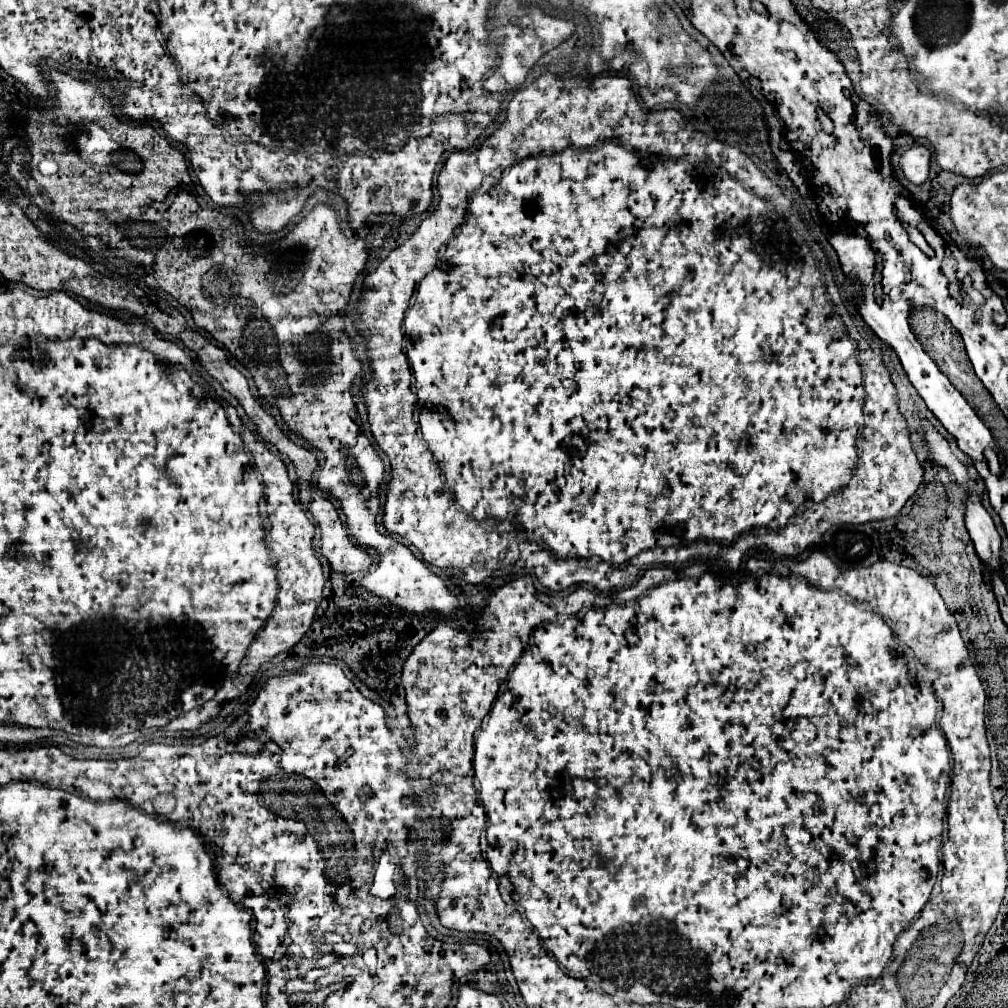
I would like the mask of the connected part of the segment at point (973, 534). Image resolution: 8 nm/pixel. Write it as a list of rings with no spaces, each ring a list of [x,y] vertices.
[[[974,494],[966,500],[966,514],[964,514],[964,522],[968,528],[968,534],[976,546],[976,552],[980,556],[980,560],[984,564],[988,564],[992,570],[998,570],[1002,566],[1002,558],[1000,558],[1000,534],[990,518],[990,514],[986,512],[986,508],[982,506],[980,498]]]

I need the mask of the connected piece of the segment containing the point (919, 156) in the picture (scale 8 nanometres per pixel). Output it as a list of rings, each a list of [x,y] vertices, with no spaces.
[[[914,146],[906,150],[900,158],[900,166],[912,184],[922,184],[930,172],[930,150],[926,146]]]

